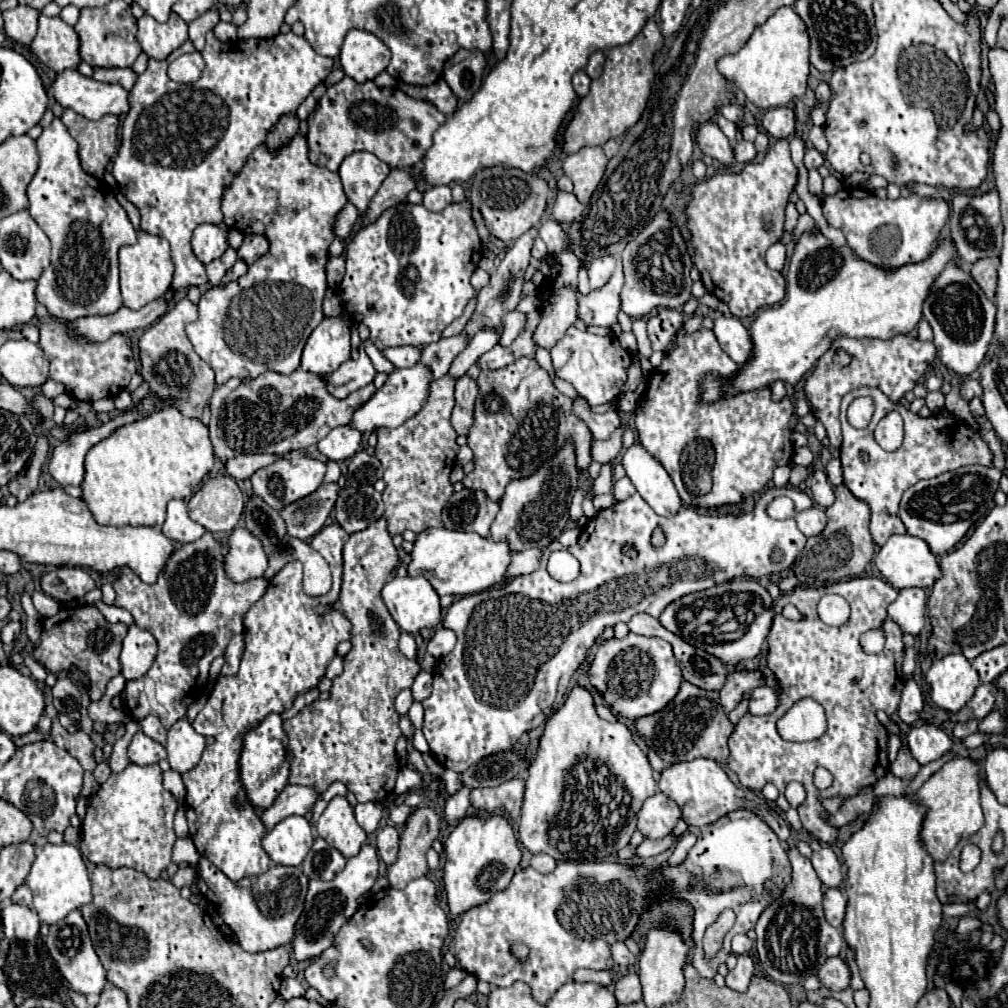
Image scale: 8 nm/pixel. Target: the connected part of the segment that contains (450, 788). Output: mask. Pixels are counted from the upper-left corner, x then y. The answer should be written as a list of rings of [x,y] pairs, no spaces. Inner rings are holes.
[[[445,769],[442,778],[445,781],[445,789],[450,795],[454,795],[463,787],[460,783],[460,775],[450,769]]]

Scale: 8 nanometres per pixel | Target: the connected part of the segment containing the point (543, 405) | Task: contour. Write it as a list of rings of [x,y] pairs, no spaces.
[[[522,357],[514,361],[508,367],[496,369],[496,371],[482,371],[478,375],[478,387],[480,395],[476,399],[476,411],[474,411],[474,425],[468,433],[468,447],[474,451],[474,471],[468,473],[462,483],[464,487],[470,489],[482,489],[488,493],[492,501],[500,501],[504,495],[504,489],[510,479],[520,479],[538,469],[548,455],[556,453],[566,439],[572,437],[574,447],[576,447],[576,459],[578,459],[578,469],[584,471],[588,469],[592,457],[590,457],[590,443],[592,435],[588,427],[572,413],[572,399],[562,395],[550,381],[548,373],[530,357]]]

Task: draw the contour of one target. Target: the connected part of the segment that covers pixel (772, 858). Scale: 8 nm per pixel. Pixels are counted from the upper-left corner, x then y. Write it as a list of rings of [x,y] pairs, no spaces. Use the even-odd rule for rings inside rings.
[[[732,811],[724,817],[720,817],[716,823],[708,825],[704,833],[698,835],[696,845],[688,851],[688,857],[674,867],[662,867],[662,869],[646,869],[638,863],[576,863],[576,861],[562,861],[558,863],[556,871],[550,875],[542,875],[532,867],[520,867],[508,885],[508,889],[498,891],[488,903],[478,905],[470,911],[466,911],[460,919],[460,925],[454,933],[454,957],[458,965],[472,973],[476,979],[486,981],[494,987],[508,987],[514,981],[524,981],[534,989],[534,1001],[546,1003],[564,983],[572,981],[572,975],[576,969],[614,969],[614,959],[610,955],[610,937],[608,933],[618,933],[618,941],[626,941],[632,931],[636,929],[642,913],[648,909],[648,899],[660,897],[662,901],[668,899],[682,899],[688,901],[694,909],[692,919],[692,941],[696,945],[692,965],[696,967],[698,975],[702,979],[712,979],[718,973],[718,968],[724,964],[730,949],[730,939],[736,933],[748,933],[754,929],[760,913],[782,895],[786,883],[790,879],[790,861],[786,855],[786,845],[766,827],[762,819],[758,819],[752,811]],[[724,909],[732,909],[736,913],[734,927],[726,933],[722,949],[715,957],[704,959],[702,951],[702,937],[704,931],[716,923],[720,913]],[[512,943],[524,943],[530,947],[530,959],[526,963],[520,963],[512,957],[510,945]]]

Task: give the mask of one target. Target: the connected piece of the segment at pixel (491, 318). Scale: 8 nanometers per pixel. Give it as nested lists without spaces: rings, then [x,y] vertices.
[[[532,227],[520,239],[516,239],[514,245],[506,251],[506,257],[502,259],[502,263],[498,265],[498,269],[490,275],[490,283],[482,291],[478,291],[478,305],[476,305],[476,309],[474,309],[468,325],[464,329],[464,333],[468,337],[472,337],[484,325],[498,325],[508,311],[516,309],[516,305],[520,303],[520,297],[522,297],[524,271],[526,271],[526,267],[530,263],[530,247],[532,247],[532,243],[534,243],[536,237],[538,237],[538,227]]]

